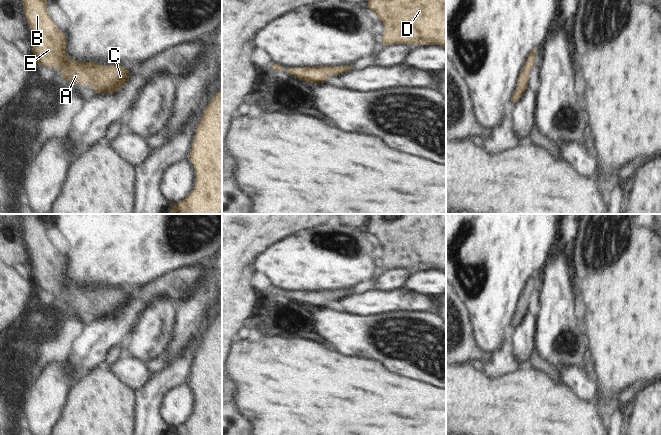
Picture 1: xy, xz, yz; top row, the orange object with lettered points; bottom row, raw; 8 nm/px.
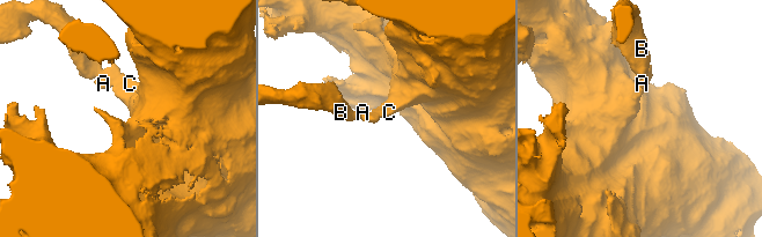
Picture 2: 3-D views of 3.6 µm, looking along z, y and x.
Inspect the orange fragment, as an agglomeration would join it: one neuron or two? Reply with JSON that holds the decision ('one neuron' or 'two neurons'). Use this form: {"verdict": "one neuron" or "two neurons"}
{"verdict": "one neuron"}

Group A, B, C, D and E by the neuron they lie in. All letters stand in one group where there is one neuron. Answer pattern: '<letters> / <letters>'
A B C D E

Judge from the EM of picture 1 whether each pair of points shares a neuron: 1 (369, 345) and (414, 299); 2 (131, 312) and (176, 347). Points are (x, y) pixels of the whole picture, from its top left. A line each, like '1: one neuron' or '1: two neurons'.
1: two neurons
2: two neurons

